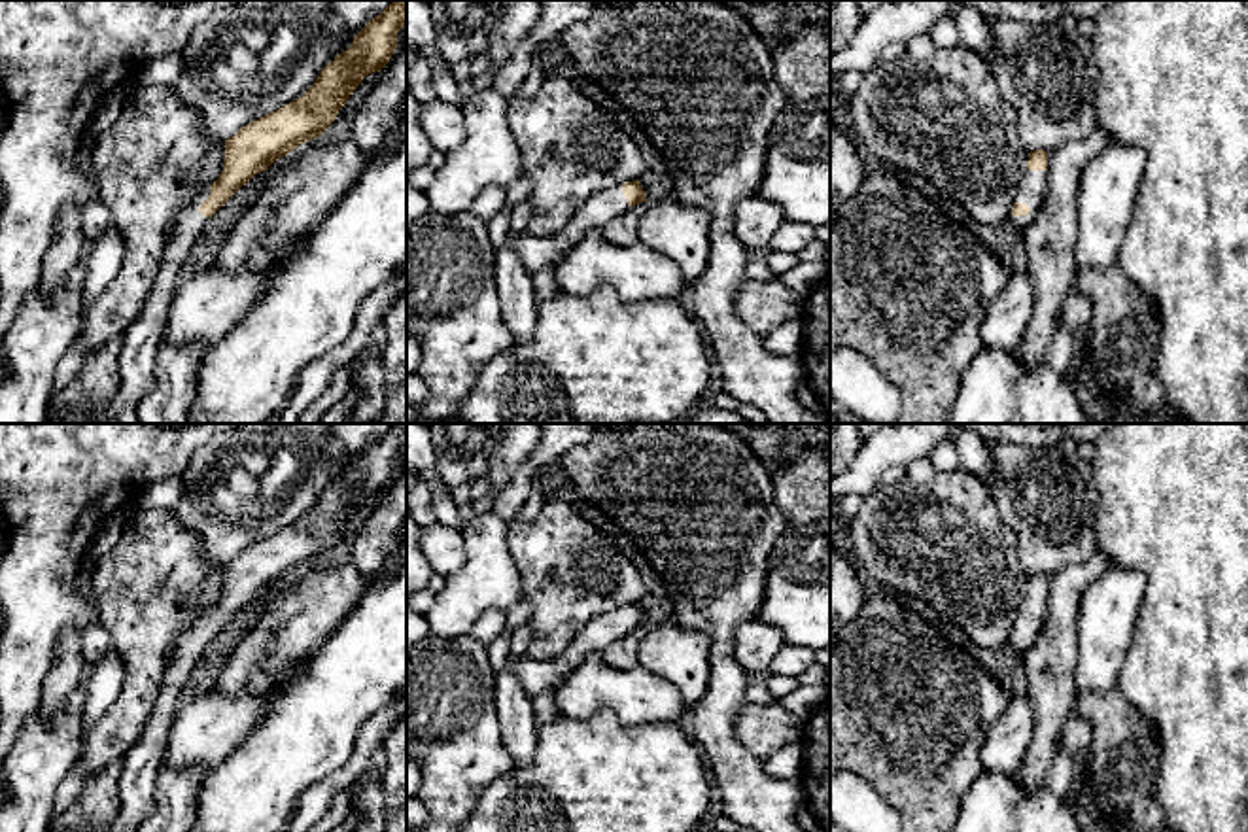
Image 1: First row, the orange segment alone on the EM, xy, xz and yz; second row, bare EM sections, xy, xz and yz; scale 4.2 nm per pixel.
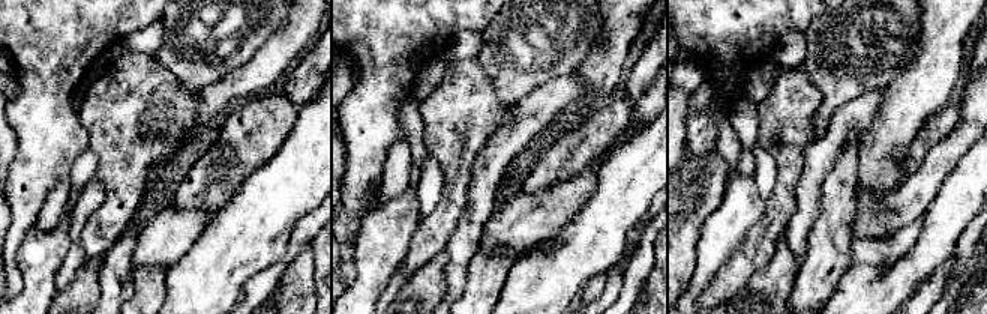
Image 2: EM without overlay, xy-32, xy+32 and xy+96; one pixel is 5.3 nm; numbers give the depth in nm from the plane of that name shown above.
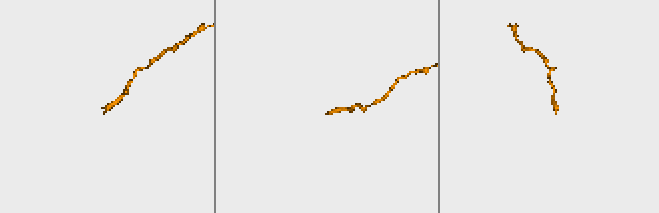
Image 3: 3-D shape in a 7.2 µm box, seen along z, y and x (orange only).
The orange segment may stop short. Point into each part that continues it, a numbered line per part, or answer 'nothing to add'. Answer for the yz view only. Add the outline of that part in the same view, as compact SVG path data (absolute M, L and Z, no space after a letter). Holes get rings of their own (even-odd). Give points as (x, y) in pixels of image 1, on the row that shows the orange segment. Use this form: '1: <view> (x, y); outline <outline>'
1: yz (1031, 191); outline M1027 170L1021 180L1015 202L1027 204L1031 212L1027 216L1012 216L1010 219L1015 227L1023 231L1023 234L1027 227L1034 221L1042 206L1046 195L1046 178L1048 170Z

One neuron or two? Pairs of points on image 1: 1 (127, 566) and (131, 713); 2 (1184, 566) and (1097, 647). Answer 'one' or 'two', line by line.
1: one
2: two

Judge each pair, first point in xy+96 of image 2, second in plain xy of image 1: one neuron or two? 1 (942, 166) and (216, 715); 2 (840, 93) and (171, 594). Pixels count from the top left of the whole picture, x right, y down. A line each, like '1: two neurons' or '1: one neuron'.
1: one neuron
2: two neurons

